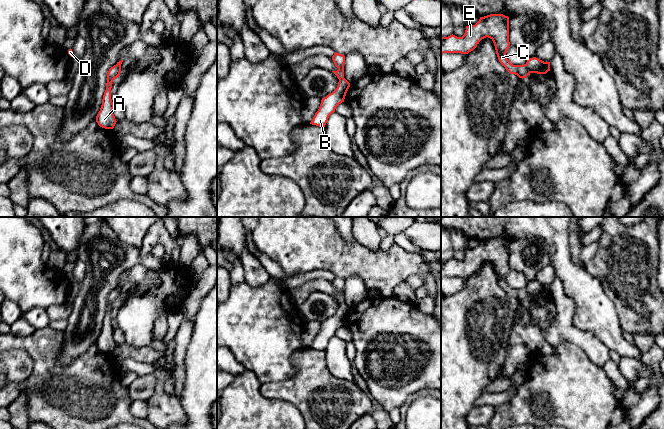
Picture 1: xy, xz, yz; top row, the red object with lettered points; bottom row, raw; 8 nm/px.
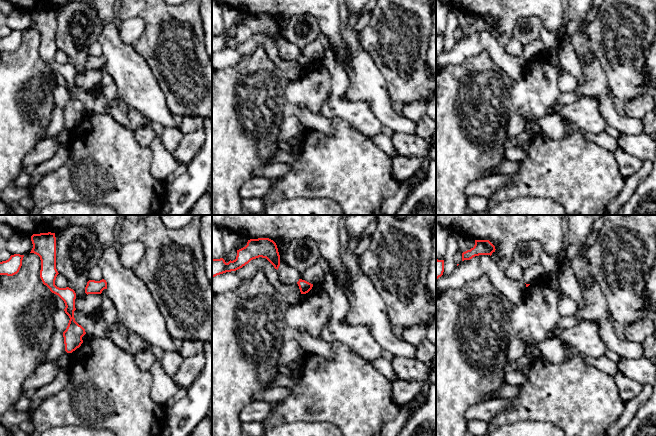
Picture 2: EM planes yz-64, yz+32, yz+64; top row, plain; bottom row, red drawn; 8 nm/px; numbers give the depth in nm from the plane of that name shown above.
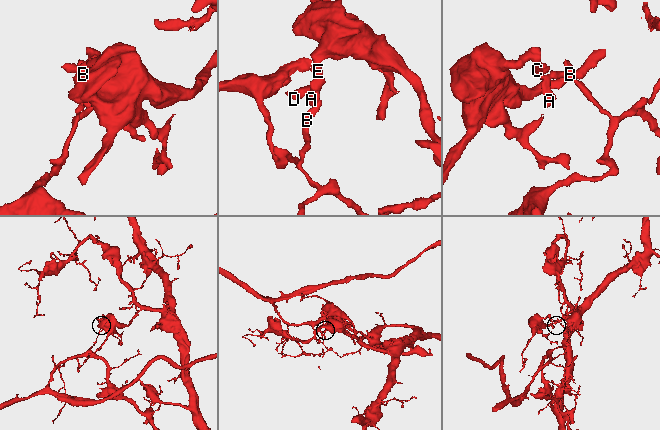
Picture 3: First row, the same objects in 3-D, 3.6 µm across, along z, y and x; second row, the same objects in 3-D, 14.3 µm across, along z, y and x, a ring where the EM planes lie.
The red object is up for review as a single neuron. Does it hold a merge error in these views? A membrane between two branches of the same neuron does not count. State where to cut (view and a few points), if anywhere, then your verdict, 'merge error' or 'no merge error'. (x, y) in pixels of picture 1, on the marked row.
yz (525, 64), (530, 72) | merge error

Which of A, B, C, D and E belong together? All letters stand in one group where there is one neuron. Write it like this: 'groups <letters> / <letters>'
groups A C D E / B

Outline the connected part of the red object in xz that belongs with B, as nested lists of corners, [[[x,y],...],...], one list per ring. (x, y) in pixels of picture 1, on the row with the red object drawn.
[[[345,78],[339,80],[337,88],[332,93],[322,98],[320,107],[310,124],[325,127],[329,116],[335,112],[339,104],[344,102],[349,87],[350,83]]]

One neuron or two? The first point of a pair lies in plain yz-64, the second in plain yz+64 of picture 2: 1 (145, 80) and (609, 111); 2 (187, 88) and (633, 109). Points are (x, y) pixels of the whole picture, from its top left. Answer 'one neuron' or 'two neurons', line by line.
1: one neuron
2: two neurons

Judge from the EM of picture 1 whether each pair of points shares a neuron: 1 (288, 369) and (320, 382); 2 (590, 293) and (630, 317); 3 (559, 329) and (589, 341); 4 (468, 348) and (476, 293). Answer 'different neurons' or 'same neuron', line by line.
1: different neurons
2: different neurons
3: same neuron
4: same neuron

